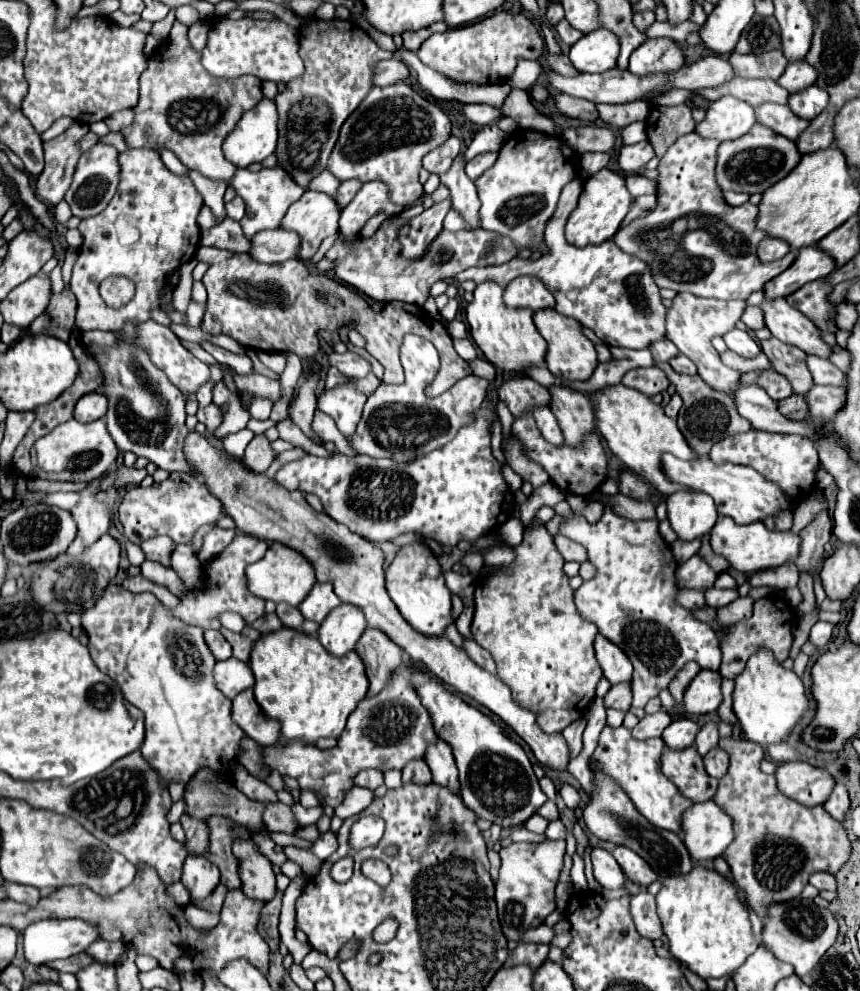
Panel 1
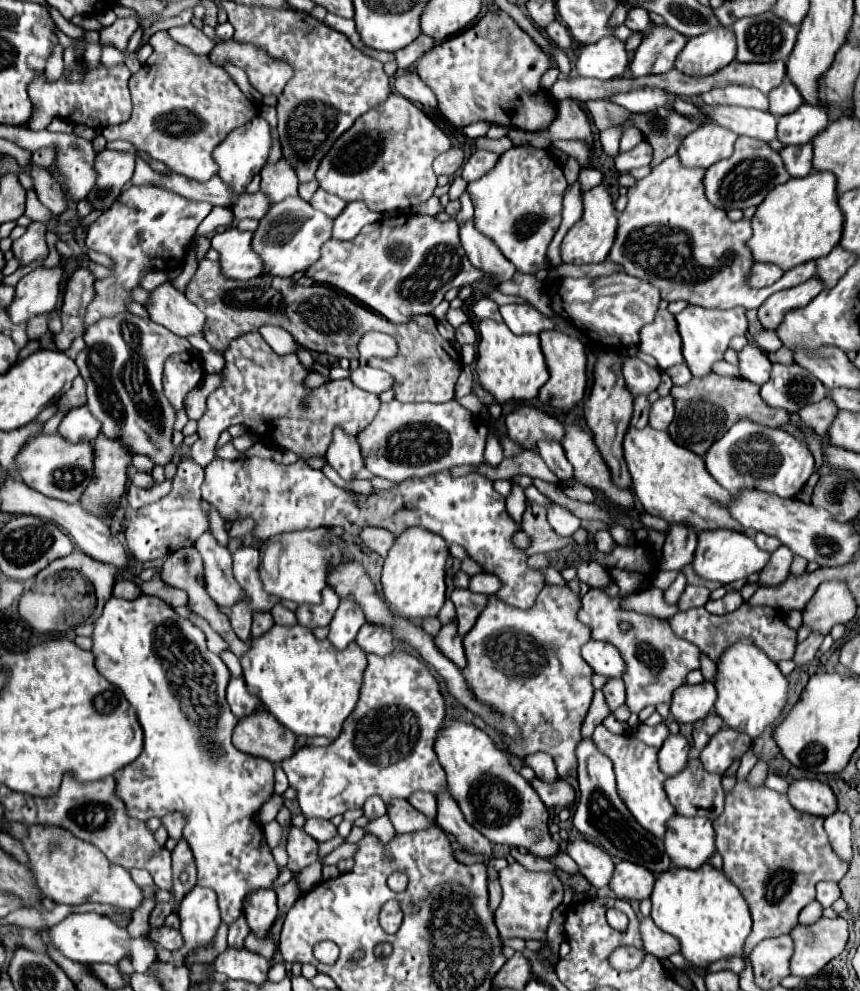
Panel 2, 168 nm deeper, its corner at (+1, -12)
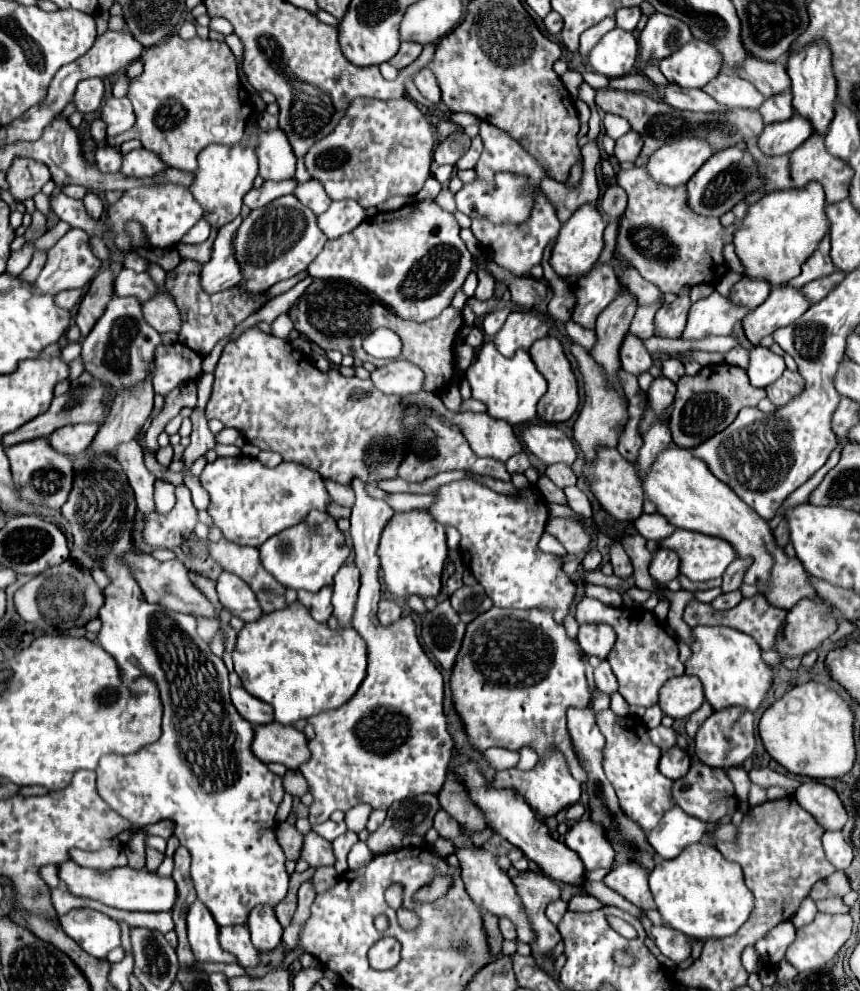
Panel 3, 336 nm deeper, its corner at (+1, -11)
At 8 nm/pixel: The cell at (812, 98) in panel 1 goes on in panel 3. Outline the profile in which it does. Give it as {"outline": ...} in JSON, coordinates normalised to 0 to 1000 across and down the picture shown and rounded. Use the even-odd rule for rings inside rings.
{"outline":[[[922,116],[917,122],[890,126],[880,140],[880,148],[892,158],[906,158],[922,154],[945,134],[943,124],[931,116]]]}

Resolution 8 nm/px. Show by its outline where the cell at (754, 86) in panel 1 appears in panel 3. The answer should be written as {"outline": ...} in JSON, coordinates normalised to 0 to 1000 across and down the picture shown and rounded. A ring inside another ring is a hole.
{"outline":[[[836,74],[827,84],[817,88],[834,104],[843,108],[866,108],[866,110],[883,110],[890,98],[866,80],[859,76]]]}

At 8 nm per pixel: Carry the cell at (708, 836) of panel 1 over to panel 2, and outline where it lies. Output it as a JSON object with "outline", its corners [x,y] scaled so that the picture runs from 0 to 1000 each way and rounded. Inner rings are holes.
{"outline":[[[785,821],[776,831],[773,858],[785,874],[797,874],[803,878],[815,876],[834,860],[827,827],[794,825]]]}

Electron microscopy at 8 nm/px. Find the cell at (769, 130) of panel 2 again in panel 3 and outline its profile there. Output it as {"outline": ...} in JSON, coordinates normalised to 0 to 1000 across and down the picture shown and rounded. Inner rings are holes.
{"outline":[[[783,84],[776,86],[762,86],[771,102],[785,110],[794,112],[845,112],[845,108],[838,108],[831,100],[824,100],[824,96],[815,90],[792,90]]]}

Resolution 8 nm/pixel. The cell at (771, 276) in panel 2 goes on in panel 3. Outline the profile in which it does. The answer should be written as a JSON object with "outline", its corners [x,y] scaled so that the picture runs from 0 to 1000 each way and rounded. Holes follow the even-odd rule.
{"outline":[[[864,280],[852,288],[852,294],[848,296],[848,304],[852,308],[878,312],[892,302],[894,294],[897,294],[897,288],[892,284],[878,284],[878,282]]]}

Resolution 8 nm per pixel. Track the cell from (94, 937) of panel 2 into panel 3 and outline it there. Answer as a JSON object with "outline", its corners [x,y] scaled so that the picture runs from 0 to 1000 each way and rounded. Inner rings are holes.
{"outline":[[[83,917],[80,921],[76,921],[76,923],[69,925],[69,931],[71,931],[71,937],[73,937],[87,952],[92,952],[92,954],[97,956],[97,960],[101,960],[103,964],[108,964],[108,966],[113,966],[113,968],[124,966],[124,962],[127,962],[129,958],[134,958],[134,956],[141,954],[141,950],[138,950],[141,941],[138,941],[136,929],[131,929],[129,925],[124,925],[124,923],[117,921],[117,919],[108,919],[108,917]]]}

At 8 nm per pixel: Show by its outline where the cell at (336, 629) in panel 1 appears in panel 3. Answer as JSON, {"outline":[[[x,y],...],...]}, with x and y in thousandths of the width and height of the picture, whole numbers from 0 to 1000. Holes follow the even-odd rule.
{"outline":[[[401,568],[392,576],[387,590],[387,613],[397,631],[408,631],[415,596],[417,596],[417,574],[413,568]]]}

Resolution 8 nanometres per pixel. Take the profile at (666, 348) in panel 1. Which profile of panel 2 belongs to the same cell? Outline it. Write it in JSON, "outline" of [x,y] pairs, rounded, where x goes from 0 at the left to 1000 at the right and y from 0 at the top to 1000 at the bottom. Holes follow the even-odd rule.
{"outline":[[[766,313],[762,323],[750,331],[745,331],[743,353],[757,357],[769,373],[797,365],[792,357],[792,341],[787,339],[787,327],[783,317],[778,317],[776,313]]]}

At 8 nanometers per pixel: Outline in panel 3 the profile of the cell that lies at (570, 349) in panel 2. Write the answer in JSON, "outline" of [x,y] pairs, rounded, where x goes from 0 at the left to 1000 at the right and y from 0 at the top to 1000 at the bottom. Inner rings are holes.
{"outline":[[[636,338],[634,342],[627,342],[624,346],[620,346],[620,350],[615,352],[615,358],[617,358],[624,374],[634,380],[634,384],[638,388],[636,397],[629,401],[629,405],[624,409],[624,419],[634,427],[655,427],[655,425],[659,425],[671,415],[673,397],[671,397],[671,382],[664,374],[664,366],[659,364],[659,360],[652,352],[652,346],[643,338]]]}

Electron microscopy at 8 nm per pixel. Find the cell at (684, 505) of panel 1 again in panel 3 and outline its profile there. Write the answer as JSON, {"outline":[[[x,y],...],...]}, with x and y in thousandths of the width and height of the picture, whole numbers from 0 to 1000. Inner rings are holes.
{"outline":[[[766,554],[759,560],[759,566],[755,570],[755,580],[766,588],[778,588],[778,586],[787,584],[787,580],[790,580],[787,558],[778,556],[778,554]]]}

